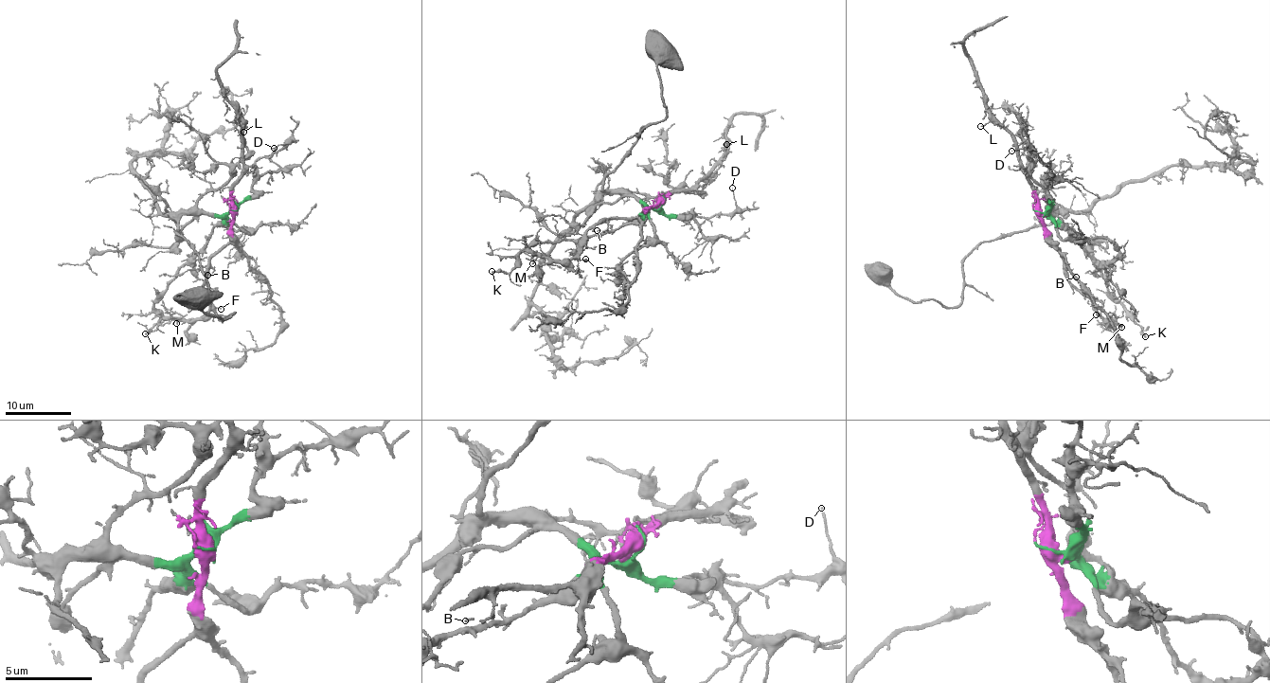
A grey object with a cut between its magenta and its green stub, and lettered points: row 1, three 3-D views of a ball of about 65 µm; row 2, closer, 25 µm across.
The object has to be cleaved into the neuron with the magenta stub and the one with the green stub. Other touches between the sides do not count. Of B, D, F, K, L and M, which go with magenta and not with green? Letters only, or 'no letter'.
B, F, L, M

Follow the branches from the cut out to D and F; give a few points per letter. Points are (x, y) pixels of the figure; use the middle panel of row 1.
D: (660, 206), (665, 214), (680, 217), (693, 214), (700, 217), (727, 215), (737, 207), (732, 188)
F: (660, 206), (648, 208), (634, 217), (611, 218), (598, 224), (586, 232), (578, 253), (583, 260), (586, 259)

